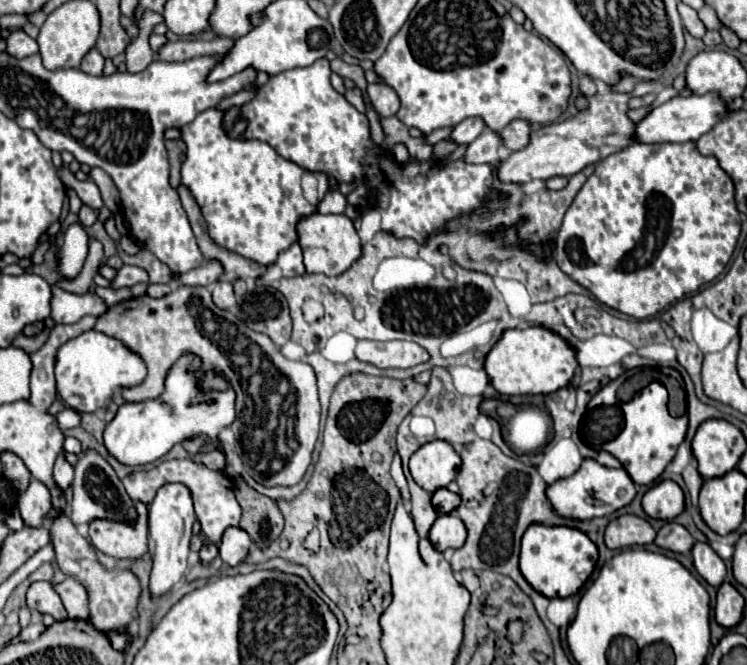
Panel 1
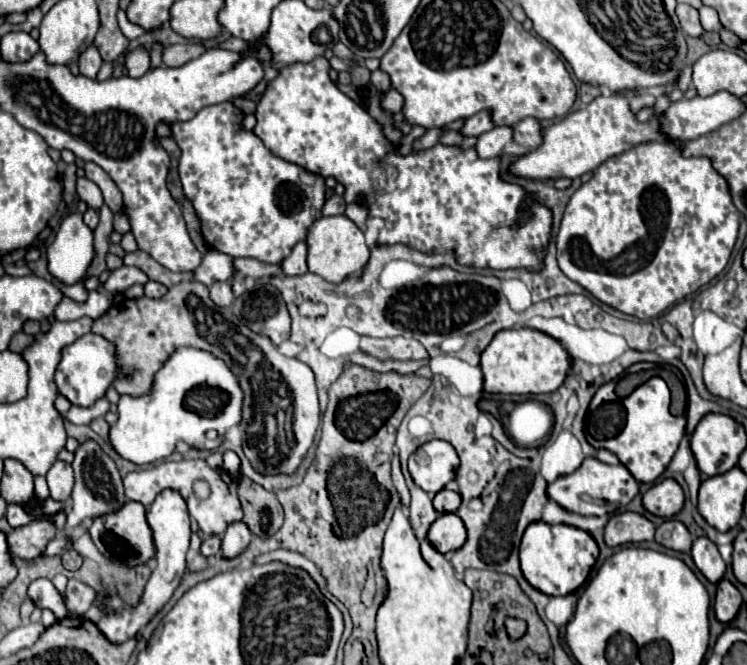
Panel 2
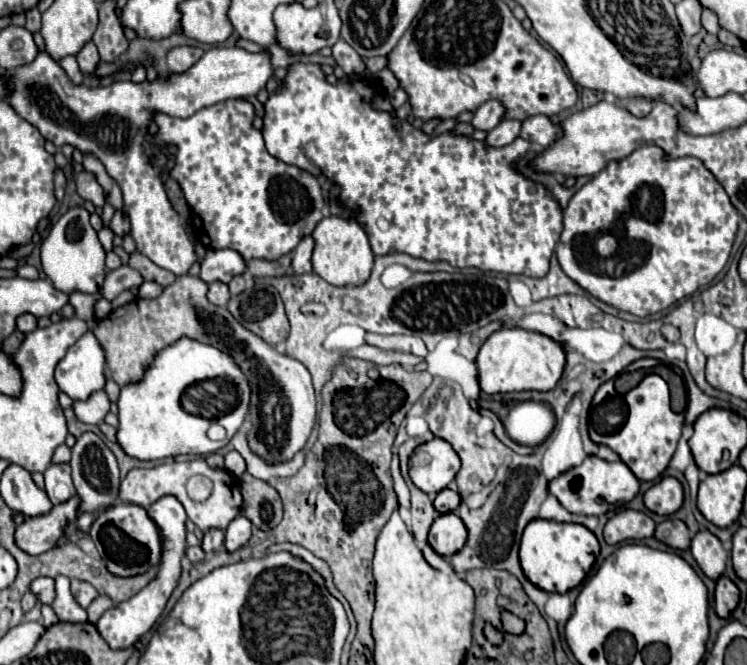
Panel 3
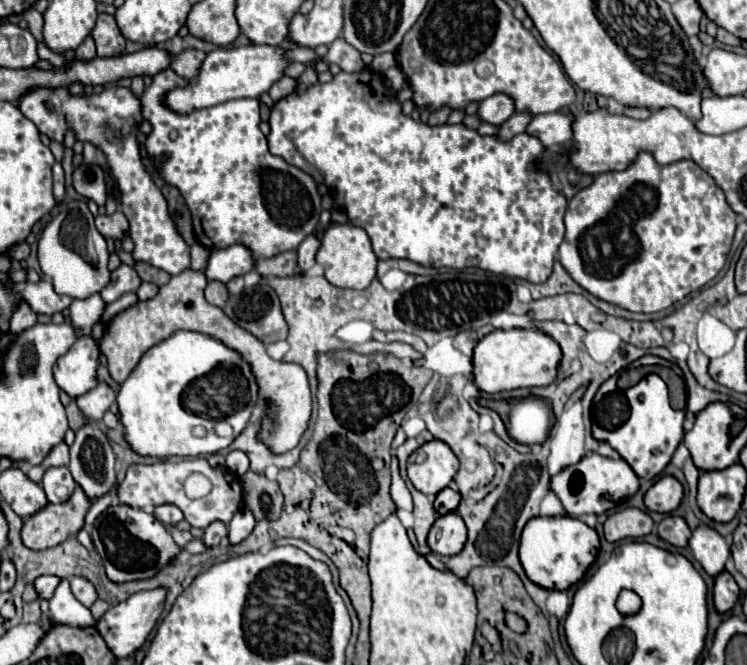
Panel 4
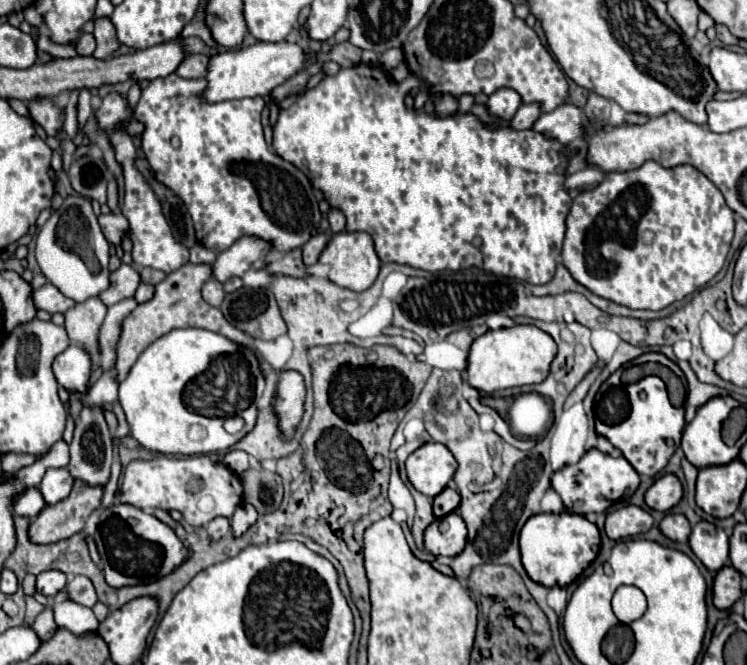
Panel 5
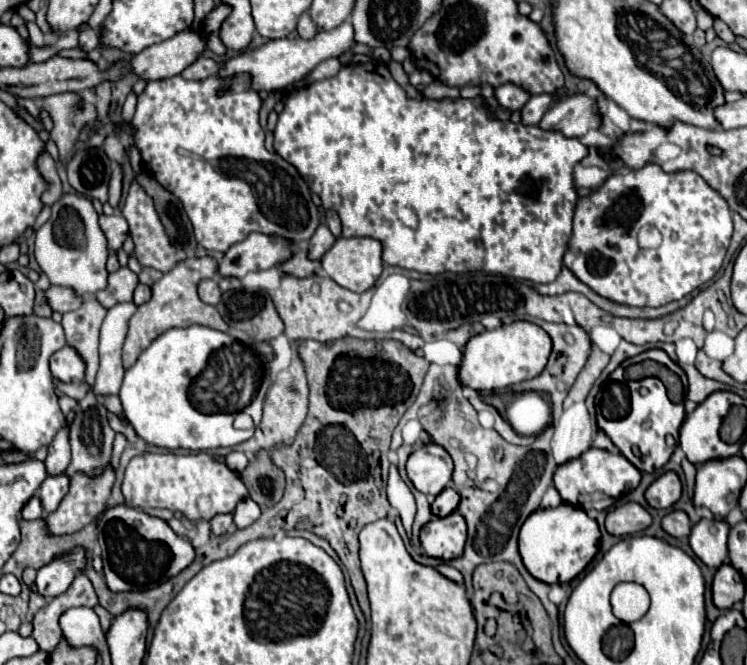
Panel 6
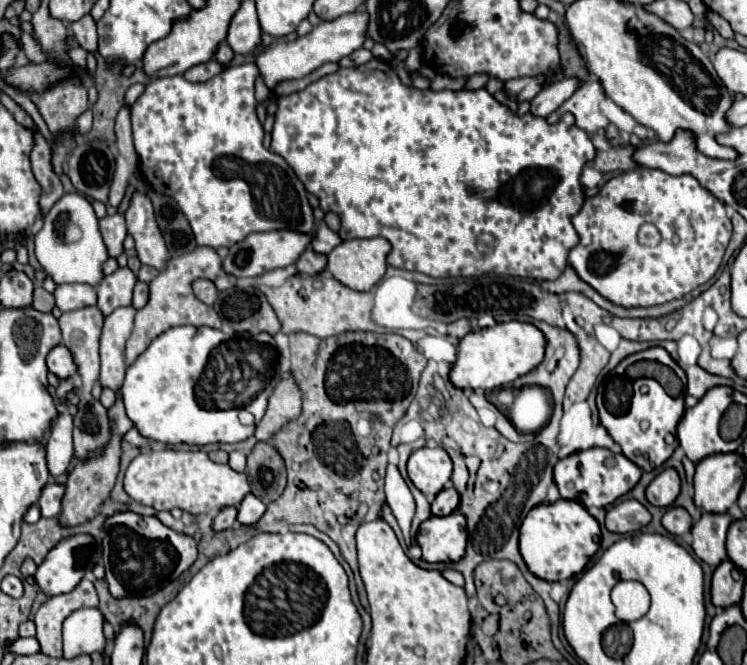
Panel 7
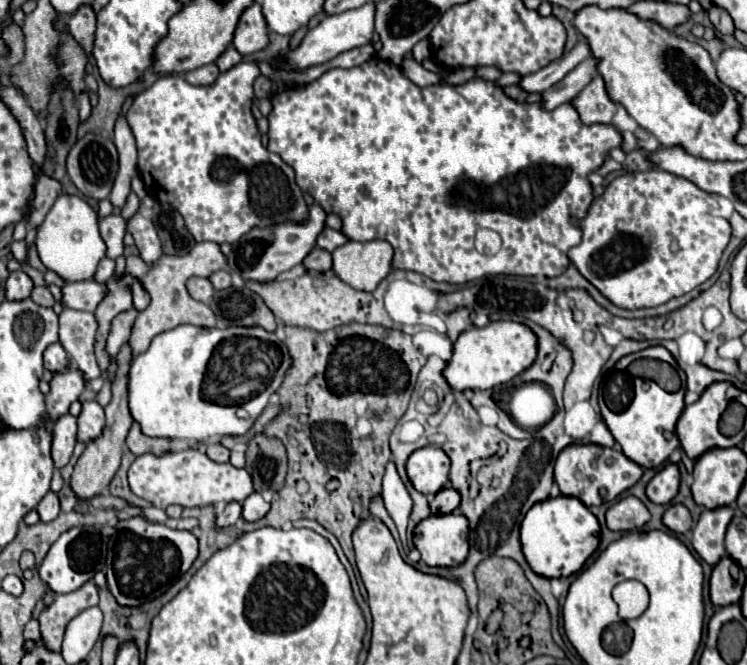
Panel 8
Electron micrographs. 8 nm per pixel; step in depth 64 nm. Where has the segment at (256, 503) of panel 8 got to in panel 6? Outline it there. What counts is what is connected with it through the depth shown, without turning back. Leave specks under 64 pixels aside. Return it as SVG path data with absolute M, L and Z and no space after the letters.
M244 498L244 500L236 506L236 510L234 510L234 524L236 524L236 528L242 530L242 528L250 526L252 522L256 522L258 516L260 516L258 504L256 504L254 500Z

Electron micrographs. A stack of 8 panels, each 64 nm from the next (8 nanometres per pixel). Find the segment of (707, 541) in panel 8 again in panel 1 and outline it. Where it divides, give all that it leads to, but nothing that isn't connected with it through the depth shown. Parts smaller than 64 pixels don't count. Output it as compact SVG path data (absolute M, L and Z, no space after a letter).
M696 542L692 548L692 556L694 556L694 568L698 570L698 574L714 588L718 588L724 582L726 576L726 566L720 560L720 556L702 542Z

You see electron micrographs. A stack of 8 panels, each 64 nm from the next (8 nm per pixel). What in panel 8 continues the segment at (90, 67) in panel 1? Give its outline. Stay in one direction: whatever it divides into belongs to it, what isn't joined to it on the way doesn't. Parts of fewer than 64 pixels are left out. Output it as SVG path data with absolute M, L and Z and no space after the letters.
M84 6L80 8L80 12L76 12L76 16L70 16L68 30L84 48L84 52L90 54L94 46L94 30L96 30L96 14L92 6Z

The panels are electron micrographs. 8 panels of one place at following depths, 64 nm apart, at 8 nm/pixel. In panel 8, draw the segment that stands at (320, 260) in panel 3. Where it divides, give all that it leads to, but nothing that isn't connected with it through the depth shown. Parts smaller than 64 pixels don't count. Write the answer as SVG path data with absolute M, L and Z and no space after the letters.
M348 240L332 252L332 258L332 270L340 280L356 290L372 292L392 268L392 246L386 240Z

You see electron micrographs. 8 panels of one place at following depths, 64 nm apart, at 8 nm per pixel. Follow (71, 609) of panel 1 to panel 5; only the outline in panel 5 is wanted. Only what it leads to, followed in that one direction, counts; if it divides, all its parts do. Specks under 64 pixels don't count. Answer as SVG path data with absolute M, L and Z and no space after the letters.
M72 576L66 584L66 590L70 594L70 598L78 604L84 604L88 608L92 608L98 598L96 598L96 592L94 592L94 586L92 582L86 578L86 576Z

